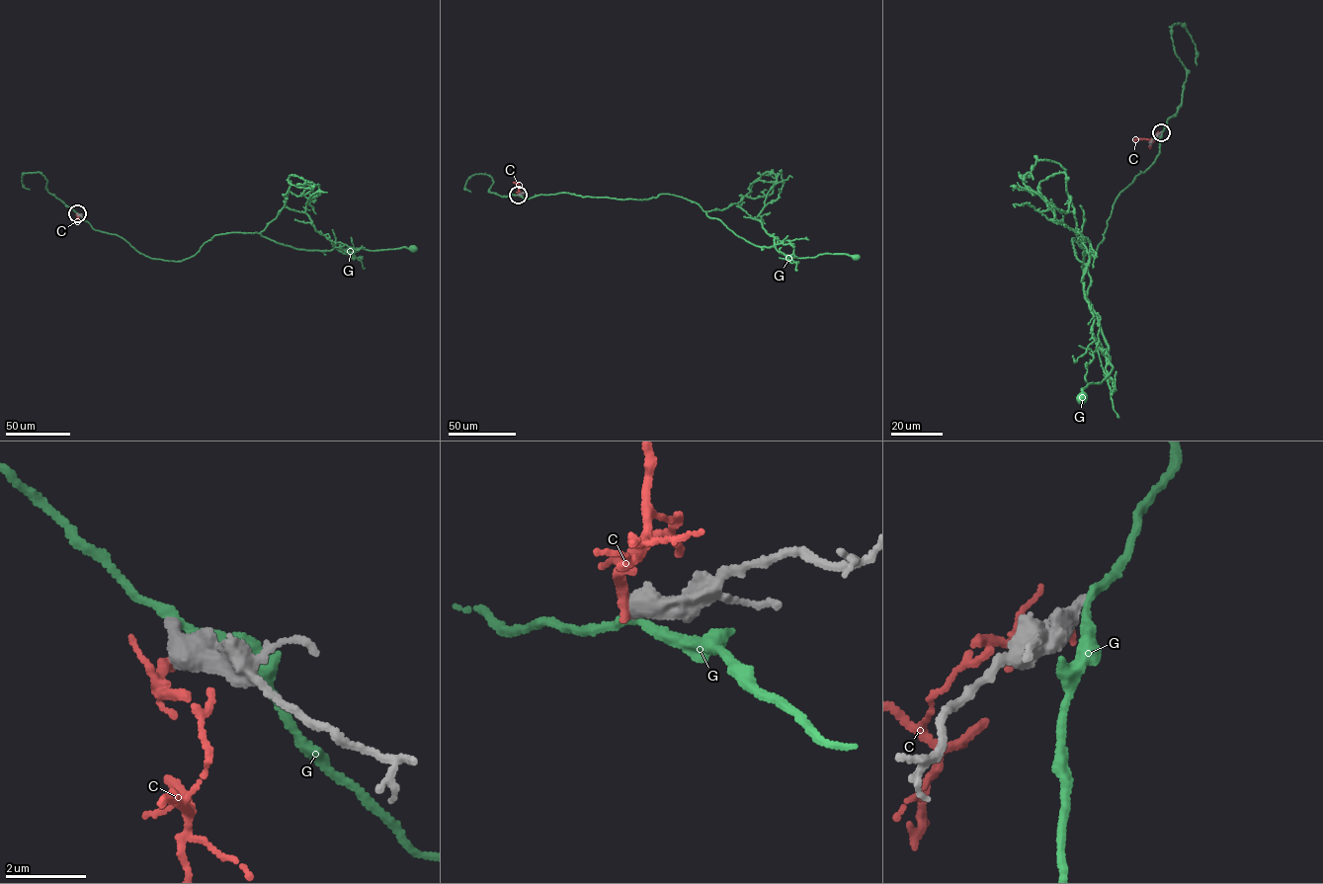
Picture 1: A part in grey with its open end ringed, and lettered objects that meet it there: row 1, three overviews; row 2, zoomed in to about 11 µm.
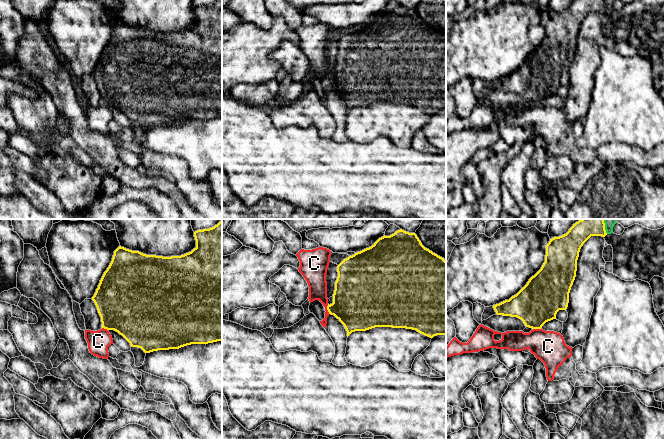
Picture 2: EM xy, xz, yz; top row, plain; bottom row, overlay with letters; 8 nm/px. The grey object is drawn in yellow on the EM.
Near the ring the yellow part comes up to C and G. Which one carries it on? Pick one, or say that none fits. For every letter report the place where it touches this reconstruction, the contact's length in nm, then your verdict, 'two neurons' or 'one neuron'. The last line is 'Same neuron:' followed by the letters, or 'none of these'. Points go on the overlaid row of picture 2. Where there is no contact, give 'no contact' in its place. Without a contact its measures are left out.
C: xz (327, 309) | 80 nm | two neurons
G: yz (604, 226) | 130 nm | two neurons
Same neuron: none of these

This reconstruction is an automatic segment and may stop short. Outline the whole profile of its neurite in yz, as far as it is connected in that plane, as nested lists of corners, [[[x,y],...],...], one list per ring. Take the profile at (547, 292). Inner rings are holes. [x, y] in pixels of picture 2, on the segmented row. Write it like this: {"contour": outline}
{"contour": [[[581,219],[559,237],[550,239],[546,245],[545,262],[541,269],[532,276],[527,284],[509,300],[493,305],[497,315],[517,317],[526,327],[541,329],[553,319],[559,310],[566,310],[569,303],[569,293],[576,277],[577,260],[583,244],[591,236],[607,235],[603,219]]]}

